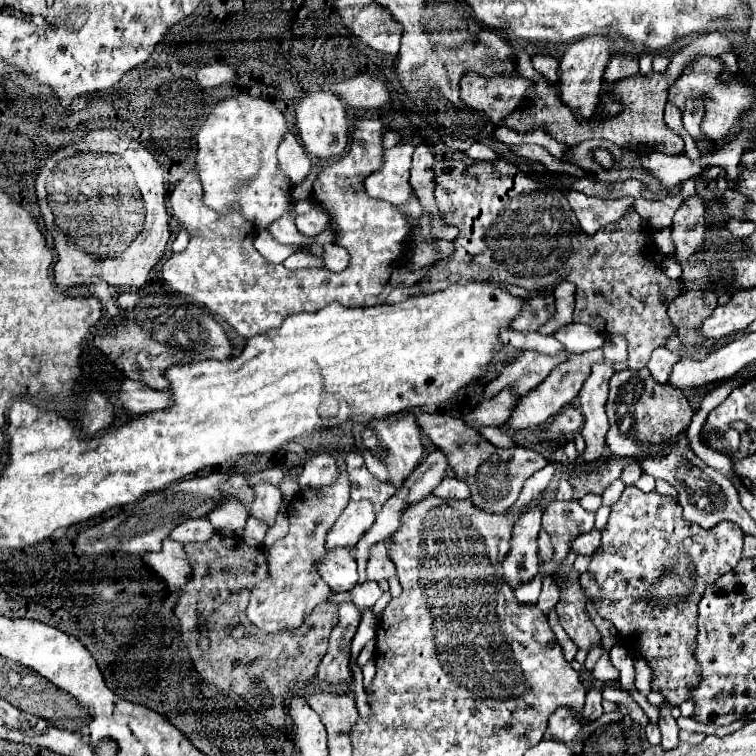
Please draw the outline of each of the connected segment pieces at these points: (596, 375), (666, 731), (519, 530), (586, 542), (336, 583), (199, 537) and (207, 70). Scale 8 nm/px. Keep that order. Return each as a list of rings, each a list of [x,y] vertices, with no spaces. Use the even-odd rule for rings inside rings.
[[[598,361],[592,367],[588,381],[580,391],[580,407],[584,415],[582,437],[586,439],[586,449],[582,453],[584,463],[594,463],[606,453],[606,433],[608,433],[608,417],[606,417],[606,397],[608,397],[608,381],[614,375],[614,361]]]
[[[662,703],[660,705],[660,719],[658,719],[658,727],[660,727],[660,733],[662,733],[662,747],[666,751],[674,749],[678,745],[678,725],[676,725],[676,719],[672,717],[670,713],[670,705],[668,703]]]
[[[532,509],[520,517],[514,525],[510,551],[502,563],[504,579],[512,589],[518,589],[524,583],[530,583],[538,575],[538,545],[536,537],[540,531],[542,509]]]
[[[580,535],[578,539],[574,539],[572,543],[572,551],[576,553],[584,553],[584,555],[592,555],[596,551],[598,545],[598,535]]]
[[[344,547],[328,549],[326,555],[314,563],[314,567],[332,591],[348,591],[358,583],[356,561]]]
[[[186,519],[170,531],[170,539],[178,543],[208,541],[212,535],[214,535],[214,527],[208,523],[208,519]]]
[[[206,65],[200,69],[200,87],[216,87],[222,83],[234,82],[236,71],[228,65]]]

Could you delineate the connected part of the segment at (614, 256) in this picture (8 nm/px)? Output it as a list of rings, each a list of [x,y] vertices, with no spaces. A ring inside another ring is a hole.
[[[498,159],[498,163],[474,163],[466,167],[466,173],[456,173],[456,169],[434,169],[434,185],[434,199],[442,221],[456,227],[460,233],[452,241],[454,253],[428,265],[426,277],[416,283],[424,293],[434,293],[446,289],[450,283],[466,283],[470,279],[494,279],[496,283],[520,285],[528,291],[554,289],[560,279],[570,279],[576,283],[578,293],[574,309],[576,323],[588,323],[600,333],[624,333],[628,339],[630,369],[646,367],[650,353],[664,345],[666,337],[674,335],[666,309],[680,295],[678,281],[662,273],[656,261],[656,247],[650,239],[652,227],[644,223],[634,209],[618,223],[602,227],[594,237],[586,237],[562,191],[546,187],[506,159]]]

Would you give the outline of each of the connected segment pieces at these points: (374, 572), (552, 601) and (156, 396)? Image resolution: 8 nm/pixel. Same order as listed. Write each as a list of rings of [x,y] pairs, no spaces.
[[[376,543],[370,549],[370,561],[368,561],[368,579],[370,581],[380,581],[380,579],[390,579],[396,575],[396,567],[392,559],[388,557],[388,549],[384,543]]]
[[[546,575],[544,577],[544,583],[542,583],[542,593],[540,593],[540,597],[538,597],[538,603],[536,603],[536,607],[540,609],[540,611],[544,611],[544,615],[548,615],[552,609],[554,609],[554,605],[558,603],[558,587],[554,585],[554,579],[552,579],[552,575]]]
[[[125,378],[120,382],[119,390],[122,405],[128,409],[128,413],[131,415],[162,410],[170,405],[168,391],[154,390],[141,381]]]

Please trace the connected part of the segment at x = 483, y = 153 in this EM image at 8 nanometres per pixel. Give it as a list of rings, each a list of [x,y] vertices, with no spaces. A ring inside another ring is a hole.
[[[474,143],[470,149],[466,149],[464,151],[470,159],[474,159],[474,161],[496,161],[498,159],[498,153],[492,149],[492,147],[488,147],[488,145],[482,145],[482,143]]]

